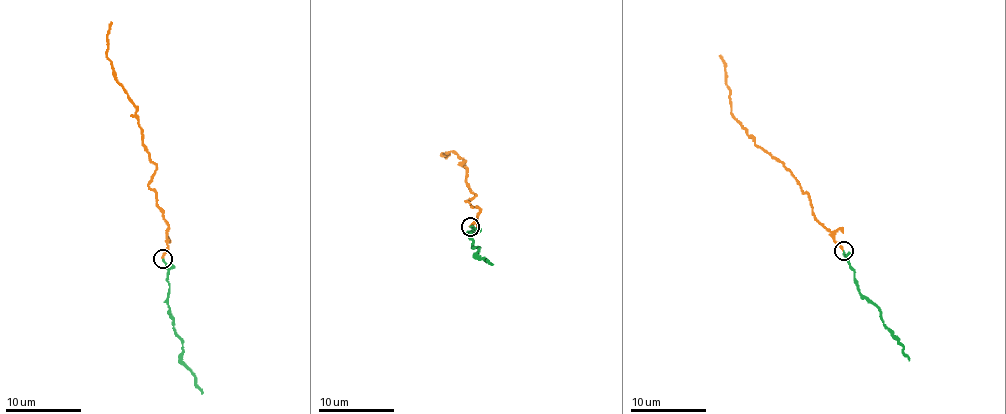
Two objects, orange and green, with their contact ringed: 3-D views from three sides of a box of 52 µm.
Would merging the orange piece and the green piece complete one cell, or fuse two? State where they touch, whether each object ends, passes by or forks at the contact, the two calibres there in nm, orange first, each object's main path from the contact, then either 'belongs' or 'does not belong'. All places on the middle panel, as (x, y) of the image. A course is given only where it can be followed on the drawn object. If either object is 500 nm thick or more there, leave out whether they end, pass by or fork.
at (470, 227); orange ends there; green ends there; 200 nm thick on the orange side, 140 nm on the other; orange runs (470, 226), (481, 209), (465, 200), (476, 195), (466, 182), (464, 161), (454, 152), (442, 155), (448, 155); green runs (470, 226), (474, 232), (470, 231), (472, 246), (478, 247), (477, 253), (491, 264); belongs

